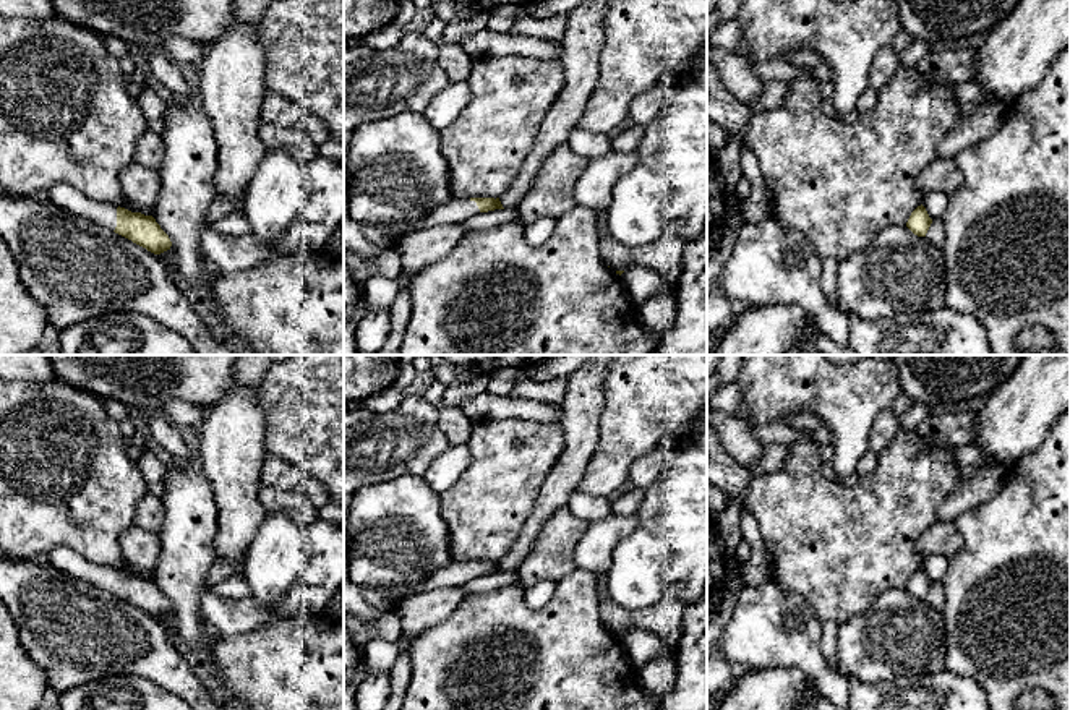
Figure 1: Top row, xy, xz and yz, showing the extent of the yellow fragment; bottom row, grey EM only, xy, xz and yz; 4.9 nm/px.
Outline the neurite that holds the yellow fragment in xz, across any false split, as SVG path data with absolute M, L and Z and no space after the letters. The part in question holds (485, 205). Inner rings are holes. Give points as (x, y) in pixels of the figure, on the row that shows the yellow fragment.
M499 198L454 199L433 207L425 217L425 229L444 224L464 224L478 212L504 209Z

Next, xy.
M55 183L47 193L49 201L55 206L88 217L154 254L160 254L172 246L169 235L152 216L131 212L125 207L117 207L115 204L89 199L70 183Z

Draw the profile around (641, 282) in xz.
M648 267L626 269L621 274L621 282L636 306L660 293L671 293L676 298L679 295L676 284L666 284L657 271Z

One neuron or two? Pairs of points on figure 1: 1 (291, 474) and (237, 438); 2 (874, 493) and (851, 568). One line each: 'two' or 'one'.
1: two
2: one

